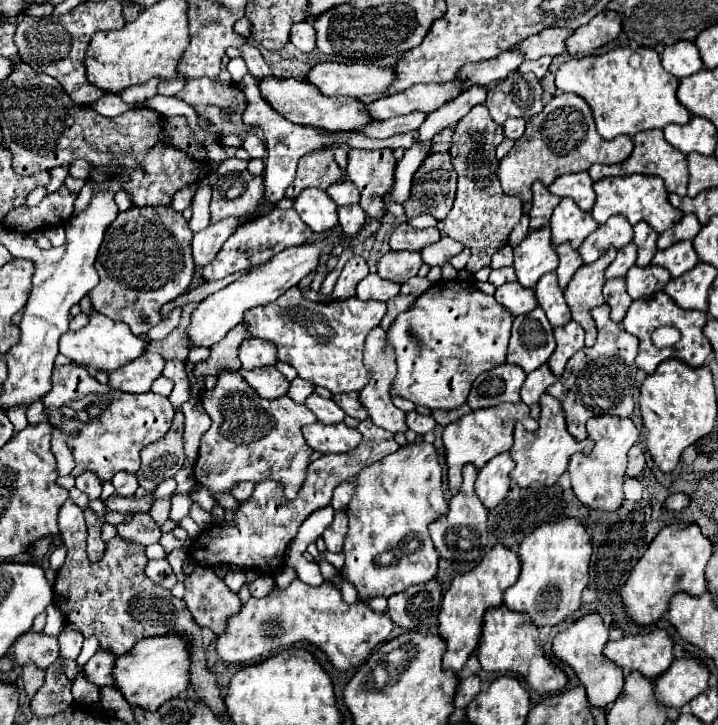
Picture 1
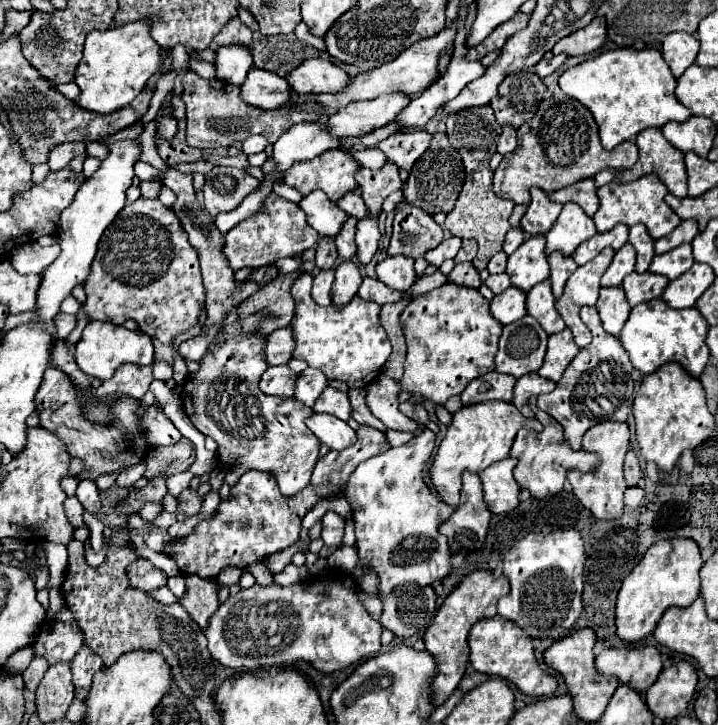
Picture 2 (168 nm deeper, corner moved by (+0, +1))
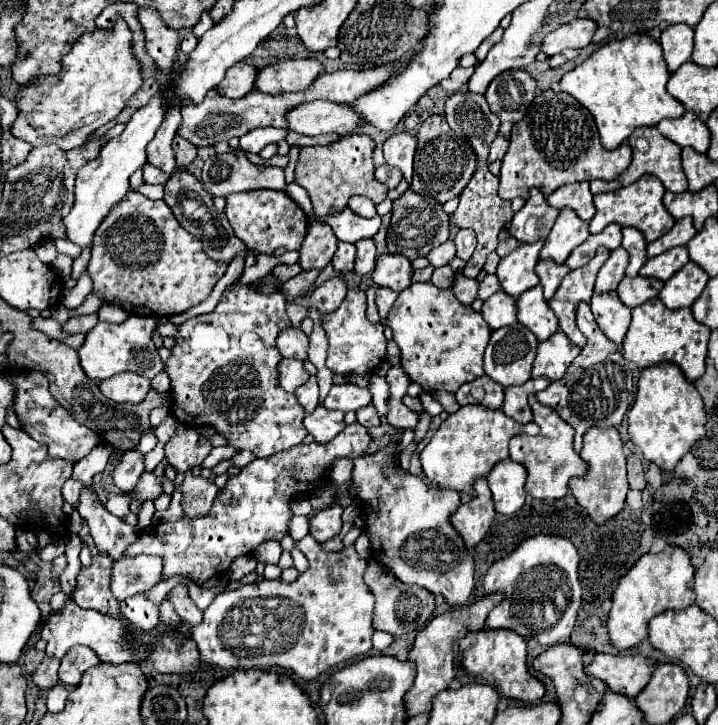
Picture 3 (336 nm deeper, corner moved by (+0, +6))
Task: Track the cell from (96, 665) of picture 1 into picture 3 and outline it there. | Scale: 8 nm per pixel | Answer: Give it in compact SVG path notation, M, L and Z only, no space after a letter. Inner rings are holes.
M74 646L70 648L70 652L62 658L60 670L58 670L58 678L62 684L66 686L76 686L78 680L82 678L82 674L96 666L100 660L98 656L94 656L94 652L90 652L90 648L82 648L82 646Z

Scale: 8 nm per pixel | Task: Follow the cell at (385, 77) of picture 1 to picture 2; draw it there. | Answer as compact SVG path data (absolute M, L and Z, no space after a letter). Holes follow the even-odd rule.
M308 59L296 67L288 77L288 83L300 95L306 93L342 93L350 85L350 75L328 59Z

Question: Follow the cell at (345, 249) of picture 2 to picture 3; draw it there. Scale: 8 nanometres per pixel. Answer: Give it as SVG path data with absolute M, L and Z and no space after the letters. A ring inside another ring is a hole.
M338 242L338 250L332 258L332 266L336 274L344 274L354 270L354 258L356 258L356 246L354 244L346 244L346 242Z

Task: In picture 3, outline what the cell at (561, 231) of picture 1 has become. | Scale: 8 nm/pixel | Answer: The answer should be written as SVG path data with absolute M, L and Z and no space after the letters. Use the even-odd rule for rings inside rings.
M562 208L550 236L540 250L540 260L554 260L556 264L564 264L572 248L582 244L588 236L588 224L584 220L578 220L578 216L570 212L570 208Z

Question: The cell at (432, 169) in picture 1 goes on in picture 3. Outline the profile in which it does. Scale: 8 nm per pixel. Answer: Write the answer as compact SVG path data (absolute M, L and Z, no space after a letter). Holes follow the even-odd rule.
M430 116L426 118L420 128L416 130L418 146L416 146L416 156L414 156L414 180L410 188L422 196L436 198L438 202L452 200L458 196L466 184L470 182L474 170L476 170L476 152L468 150L470 144L468 140L460 138L454 134L454 130L448 126L444 116Z

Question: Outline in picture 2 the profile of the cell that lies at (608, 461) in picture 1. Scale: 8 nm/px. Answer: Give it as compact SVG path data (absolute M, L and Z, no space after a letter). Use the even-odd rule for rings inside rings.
M602 421L586 431L586 437L582 441L582 449L592 451L598 455L598 463L590 471L578 471L570 469L570 485L572 493L578 497L578 501L592 511L596 519L618 519L622 515L622 493L626 491L626 481L624 481L624 455L628 453L628 443L630 443L630 427L628 423L612 423L612 421Z

